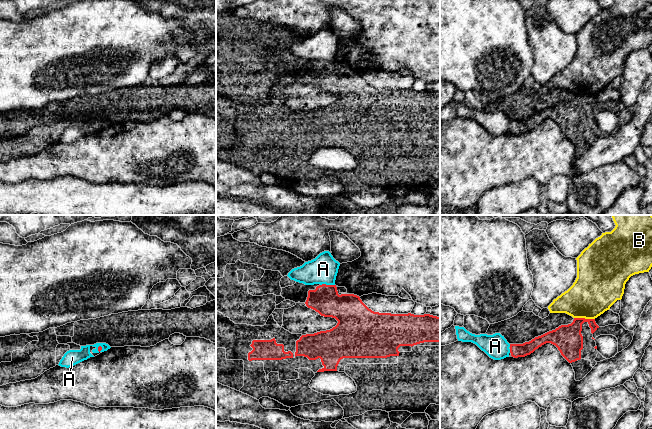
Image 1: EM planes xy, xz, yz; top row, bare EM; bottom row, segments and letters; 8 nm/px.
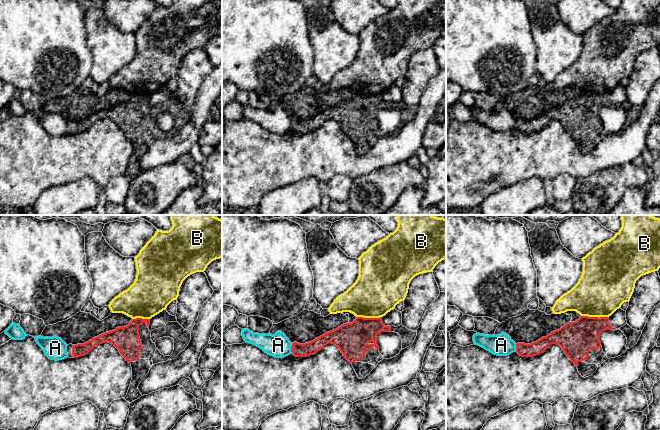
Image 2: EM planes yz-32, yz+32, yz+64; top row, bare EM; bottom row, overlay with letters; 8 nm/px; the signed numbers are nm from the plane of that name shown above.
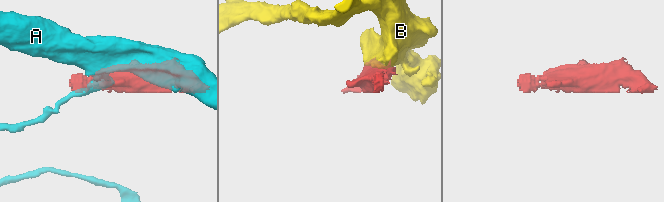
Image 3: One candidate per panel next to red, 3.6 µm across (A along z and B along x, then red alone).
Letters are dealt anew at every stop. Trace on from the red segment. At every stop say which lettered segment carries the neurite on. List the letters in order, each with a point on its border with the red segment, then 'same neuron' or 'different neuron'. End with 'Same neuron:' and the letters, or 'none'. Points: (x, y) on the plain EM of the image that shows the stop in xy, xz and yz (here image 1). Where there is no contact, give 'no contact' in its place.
A: xz (327, 61) | different neuron
B: yz (584, 94) | different neuron
Same neuron: none

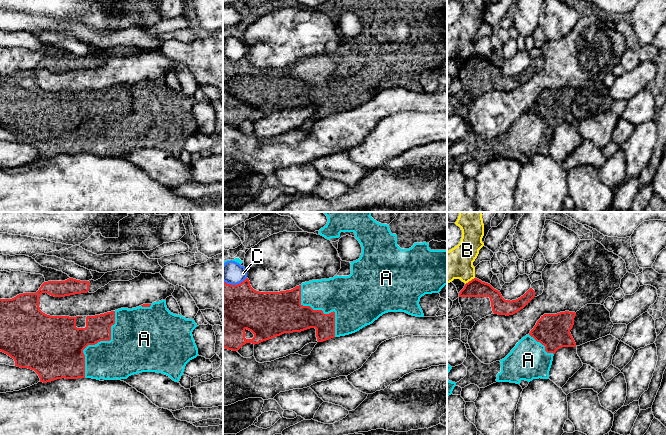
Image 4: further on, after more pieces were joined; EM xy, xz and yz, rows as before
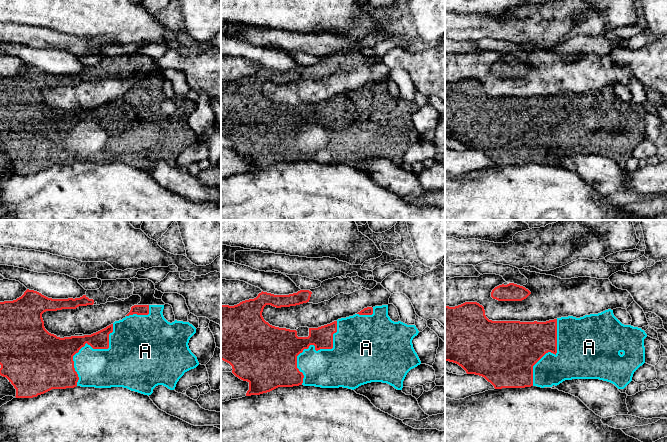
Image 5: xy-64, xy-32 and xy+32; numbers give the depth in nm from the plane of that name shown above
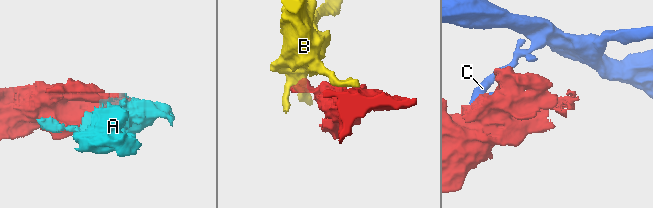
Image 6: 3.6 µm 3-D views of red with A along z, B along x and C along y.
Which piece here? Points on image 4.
A: xy (97, 118) | same neuron
B: yz (469, 57) | different neuron
C: xz (234, 61) | different neuron
Same neuron: A

